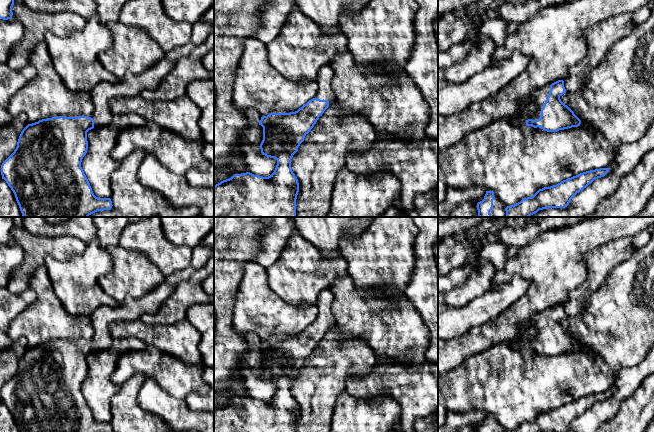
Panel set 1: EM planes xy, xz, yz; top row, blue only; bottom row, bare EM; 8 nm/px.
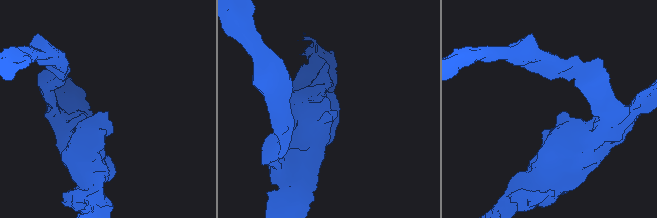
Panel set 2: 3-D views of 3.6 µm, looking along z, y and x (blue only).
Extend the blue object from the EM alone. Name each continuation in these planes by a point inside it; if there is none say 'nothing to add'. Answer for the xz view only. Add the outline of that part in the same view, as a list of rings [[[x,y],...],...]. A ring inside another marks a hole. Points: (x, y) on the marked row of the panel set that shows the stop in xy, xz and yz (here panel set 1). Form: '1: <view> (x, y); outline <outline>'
1: xz (325, 75); outline [[[324,65],[320,68],[316,82],[318,84],[318,90],[313,98],[320,100],[327,100],[329,106],[336,102],[335,93],[332,87],[332,79],[334,76],[334,71],[330,65]]]

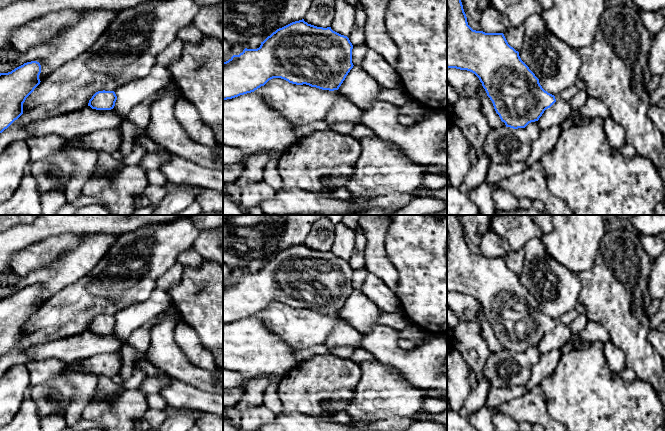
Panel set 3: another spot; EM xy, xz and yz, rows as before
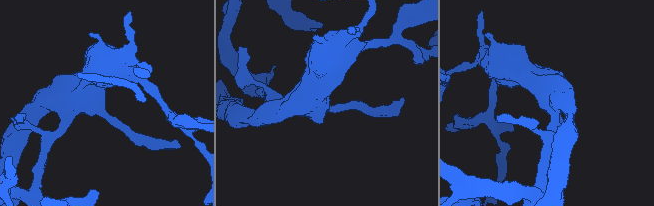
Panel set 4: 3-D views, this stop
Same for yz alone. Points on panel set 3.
1: yz (569, 93); outline [[[574,85],[554,96],[556,101],[561,99],[565,101],[569,101],[571,98],[573,98],[577,94],[578,91],[579,89]]]

